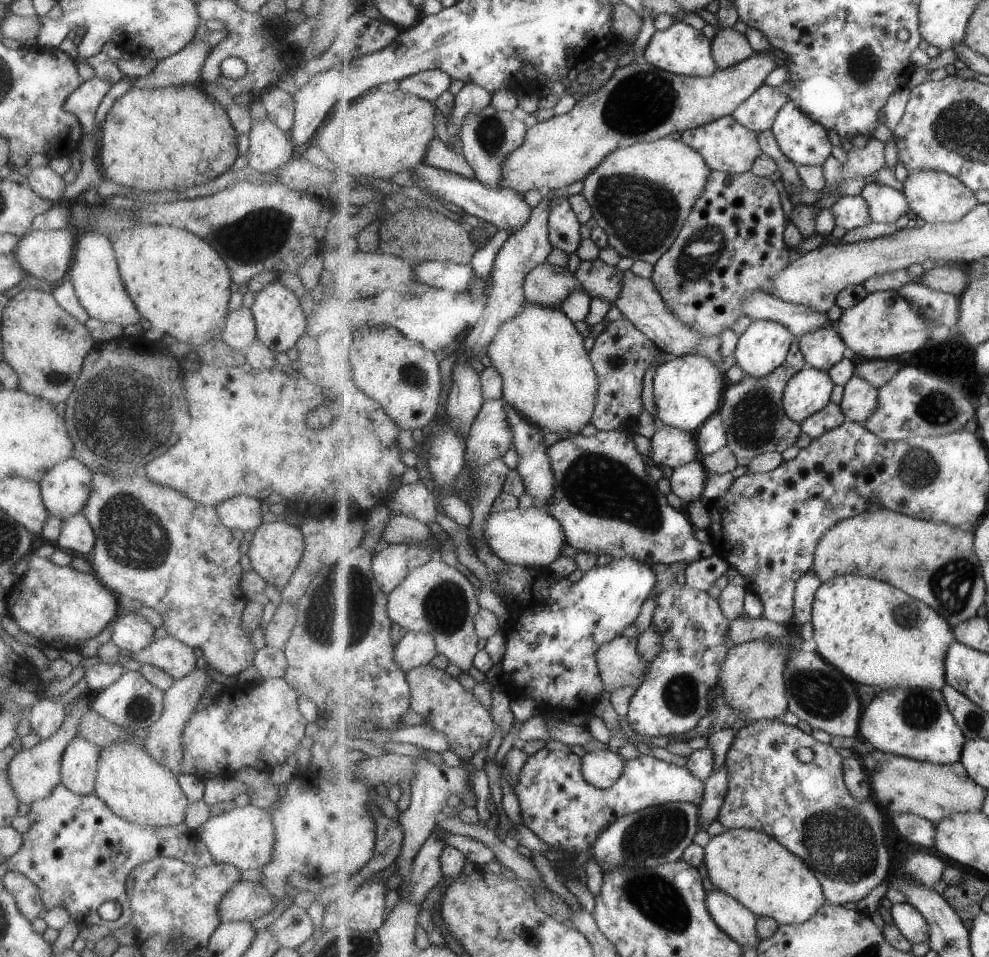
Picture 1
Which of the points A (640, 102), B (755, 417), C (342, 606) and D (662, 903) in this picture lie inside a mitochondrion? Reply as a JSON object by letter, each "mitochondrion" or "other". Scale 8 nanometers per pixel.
{"A":"mitochondrion","B":"mitochondrion","C":"mitochondrion","D":"mitochondrion"}

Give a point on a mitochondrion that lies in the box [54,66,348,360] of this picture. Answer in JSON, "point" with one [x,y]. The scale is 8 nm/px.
{"point":[263,233]}

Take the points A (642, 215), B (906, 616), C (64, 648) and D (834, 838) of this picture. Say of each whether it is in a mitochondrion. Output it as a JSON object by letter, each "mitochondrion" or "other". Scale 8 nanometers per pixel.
{"A":"mitochondrion","B":"mitochondrion","C":"other","D":"mitochondrion"}

